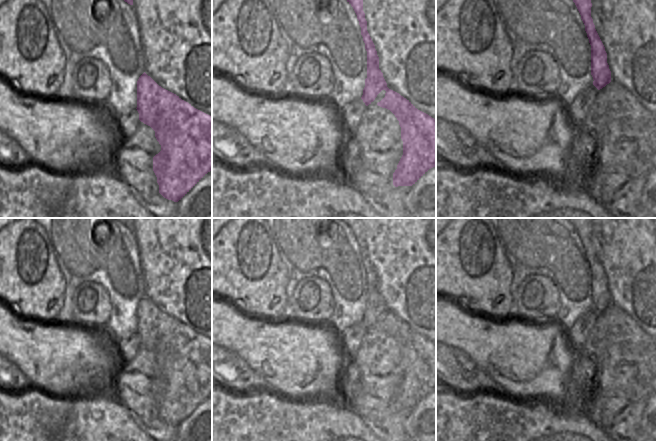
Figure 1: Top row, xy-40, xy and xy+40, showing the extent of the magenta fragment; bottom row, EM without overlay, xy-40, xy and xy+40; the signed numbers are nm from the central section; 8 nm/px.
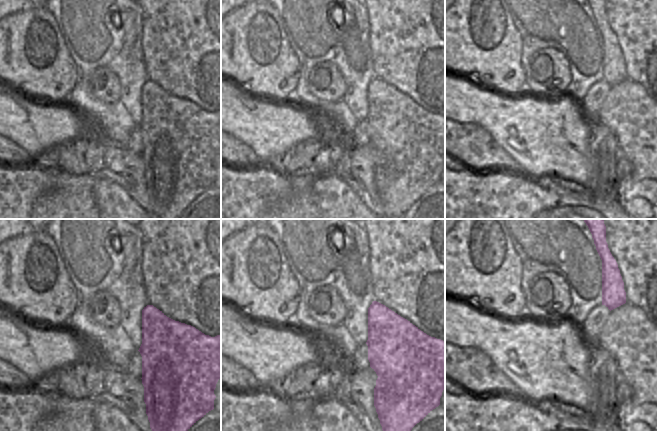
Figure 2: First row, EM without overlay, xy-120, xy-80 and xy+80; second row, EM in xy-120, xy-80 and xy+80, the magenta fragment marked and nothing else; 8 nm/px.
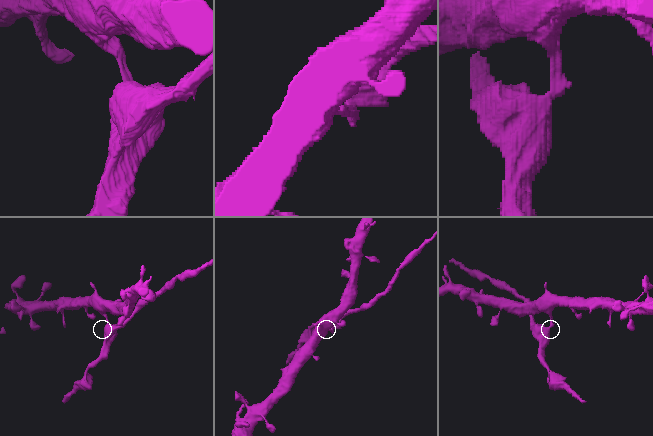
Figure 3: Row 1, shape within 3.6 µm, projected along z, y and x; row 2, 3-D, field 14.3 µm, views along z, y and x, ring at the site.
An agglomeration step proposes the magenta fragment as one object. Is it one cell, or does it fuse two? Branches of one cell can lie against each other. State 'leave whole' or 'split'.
split

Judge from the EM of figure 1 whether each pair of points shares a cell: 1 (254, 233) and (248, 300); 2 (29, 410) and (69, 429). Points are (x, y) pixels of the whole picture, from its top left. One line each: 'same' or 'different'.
1: same
2: different

